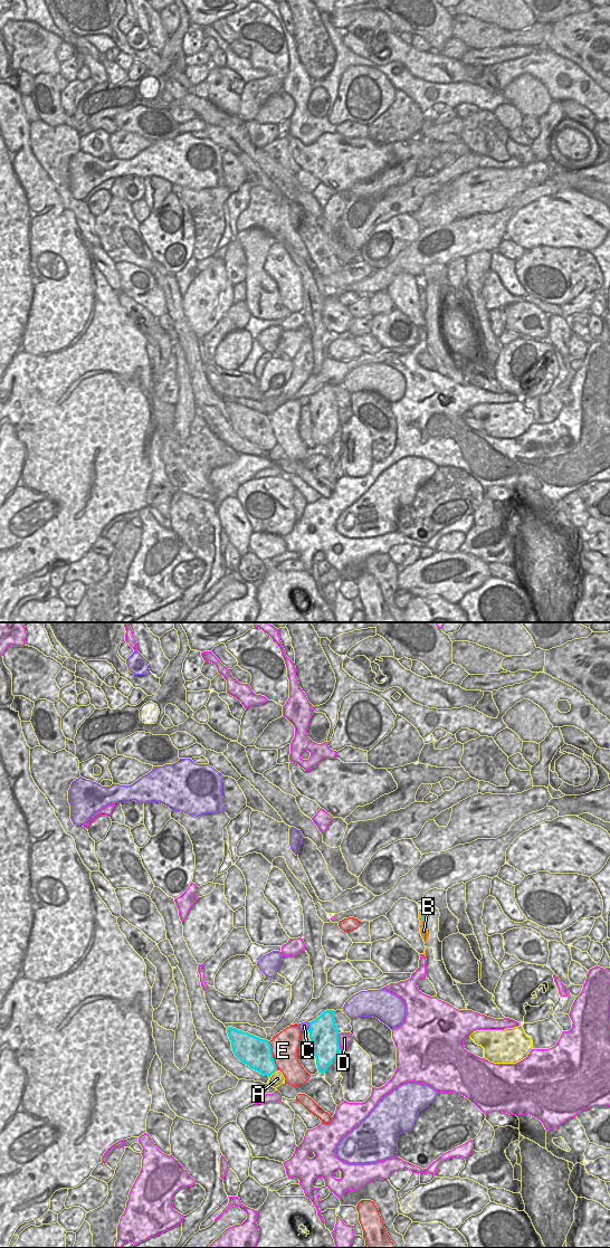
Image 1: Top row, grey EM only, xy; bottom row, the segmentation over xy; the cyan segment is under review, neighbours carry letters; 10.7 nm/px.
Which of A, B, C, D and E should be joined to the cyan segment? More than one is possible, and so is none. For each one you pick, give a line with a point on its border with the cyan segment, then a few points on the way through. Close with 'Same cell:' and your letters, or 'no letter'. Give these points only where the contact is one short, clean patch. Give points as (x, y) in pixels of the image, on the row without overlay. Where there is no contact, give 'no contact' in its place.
B: meets cyan in xy at (421, 292); runs through xy (422, 289), (421, 292), (423, 305)
Same cell: B

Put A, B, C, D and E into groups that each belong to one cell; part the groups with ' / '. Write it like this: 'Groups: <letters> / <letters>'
Groups: A / B / C / D / E

